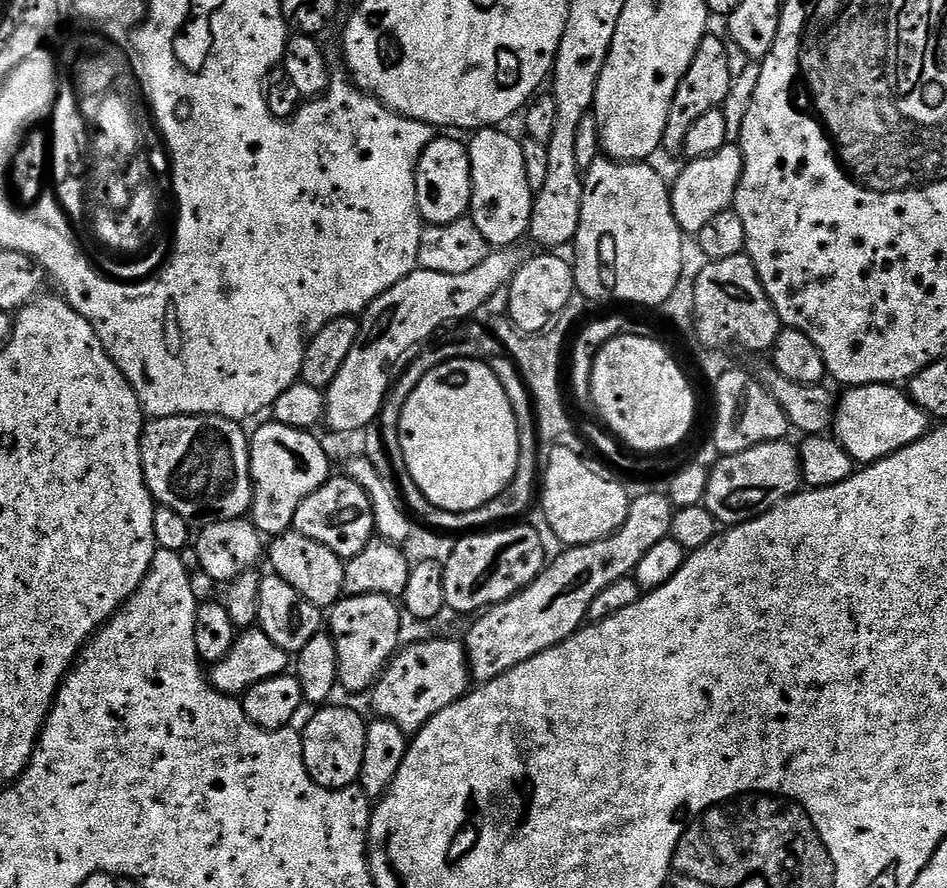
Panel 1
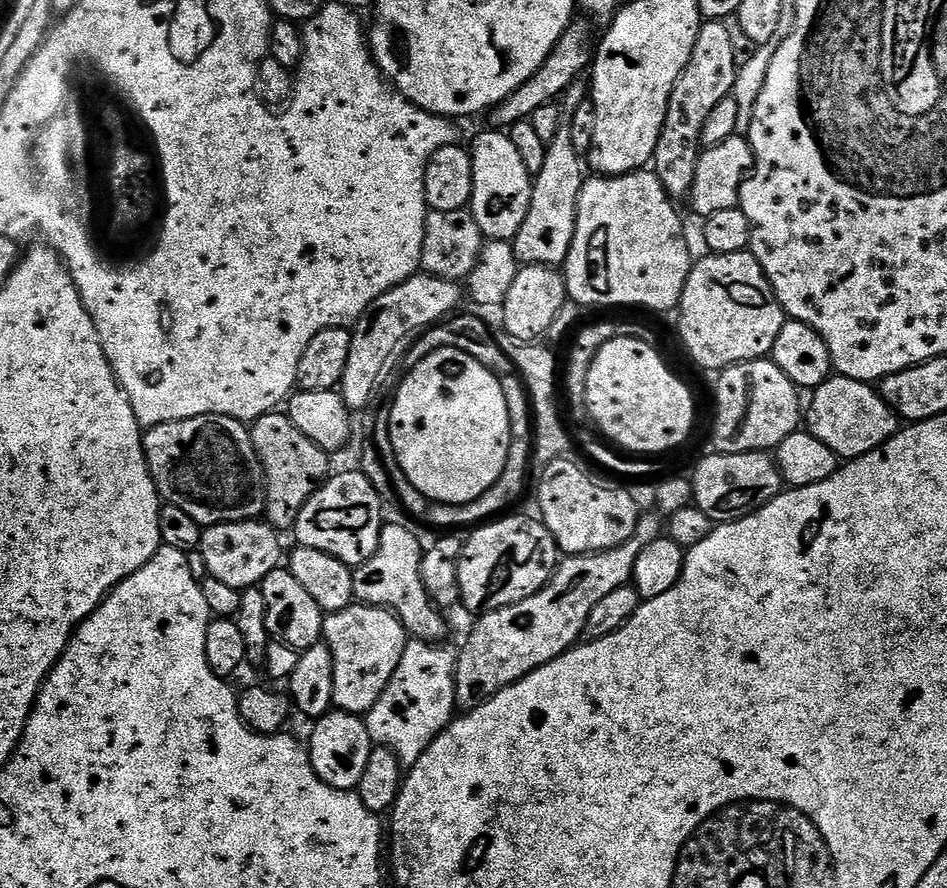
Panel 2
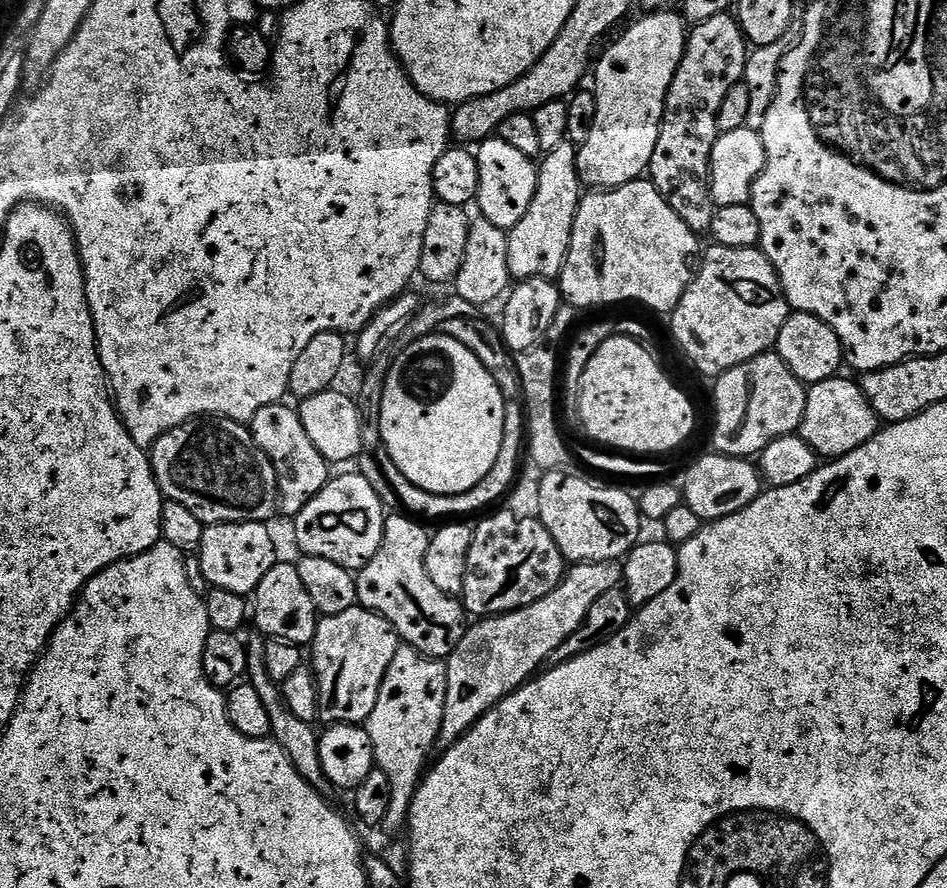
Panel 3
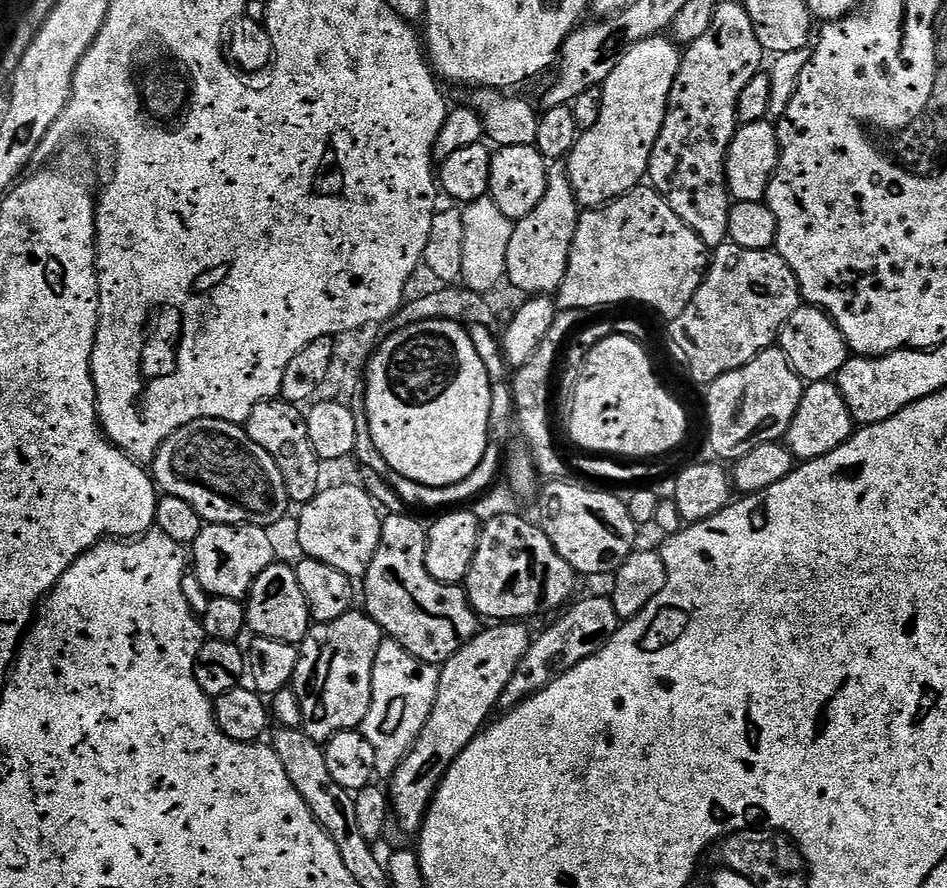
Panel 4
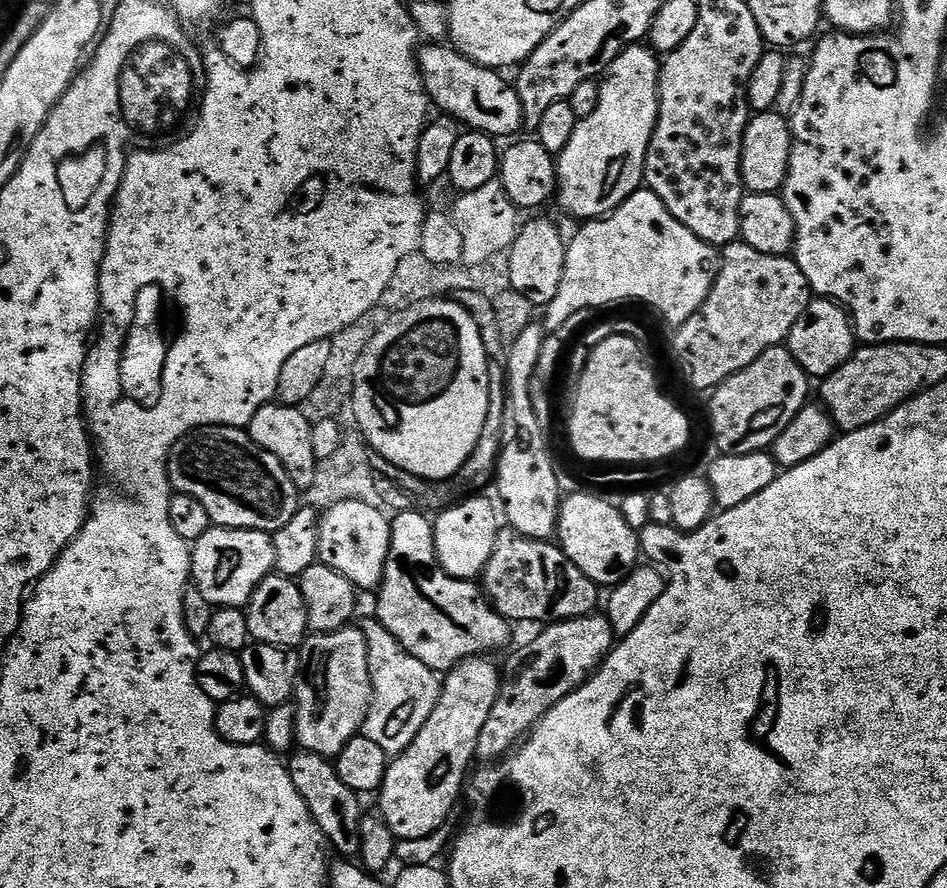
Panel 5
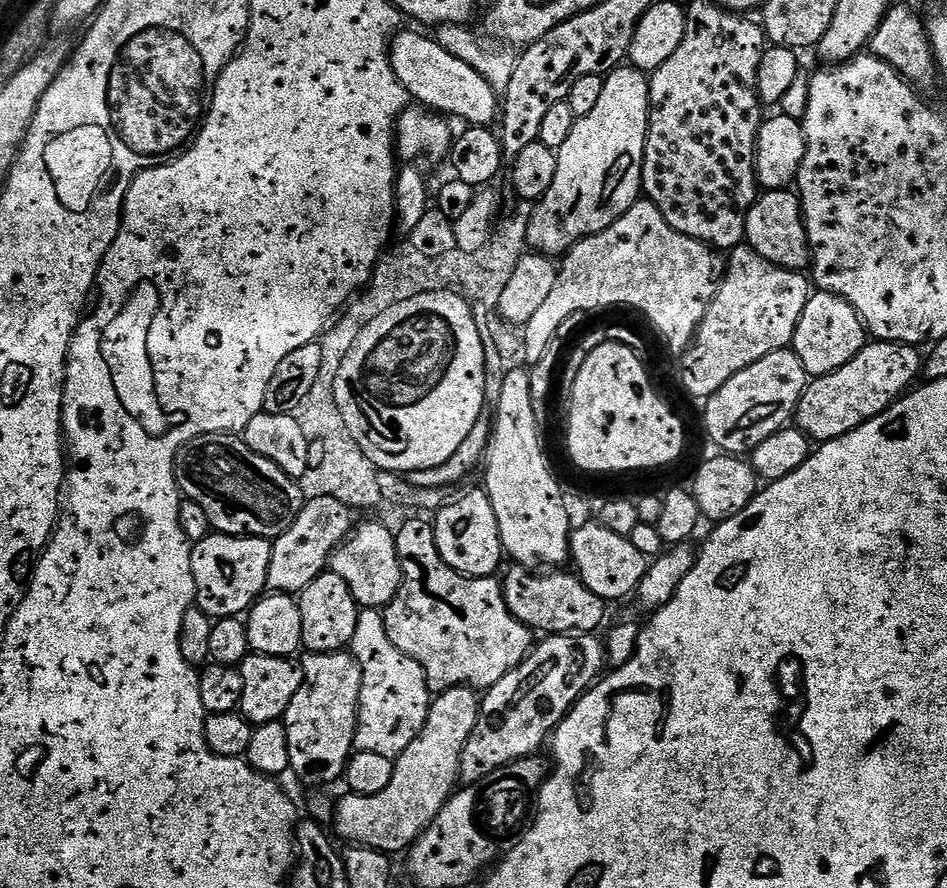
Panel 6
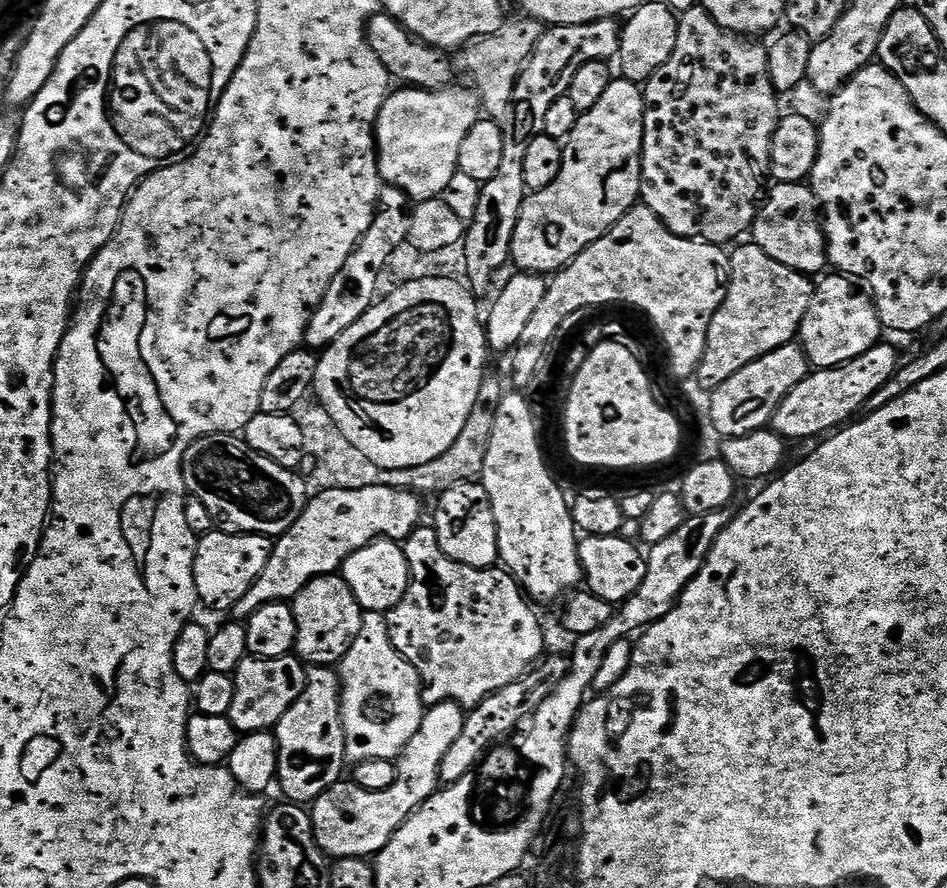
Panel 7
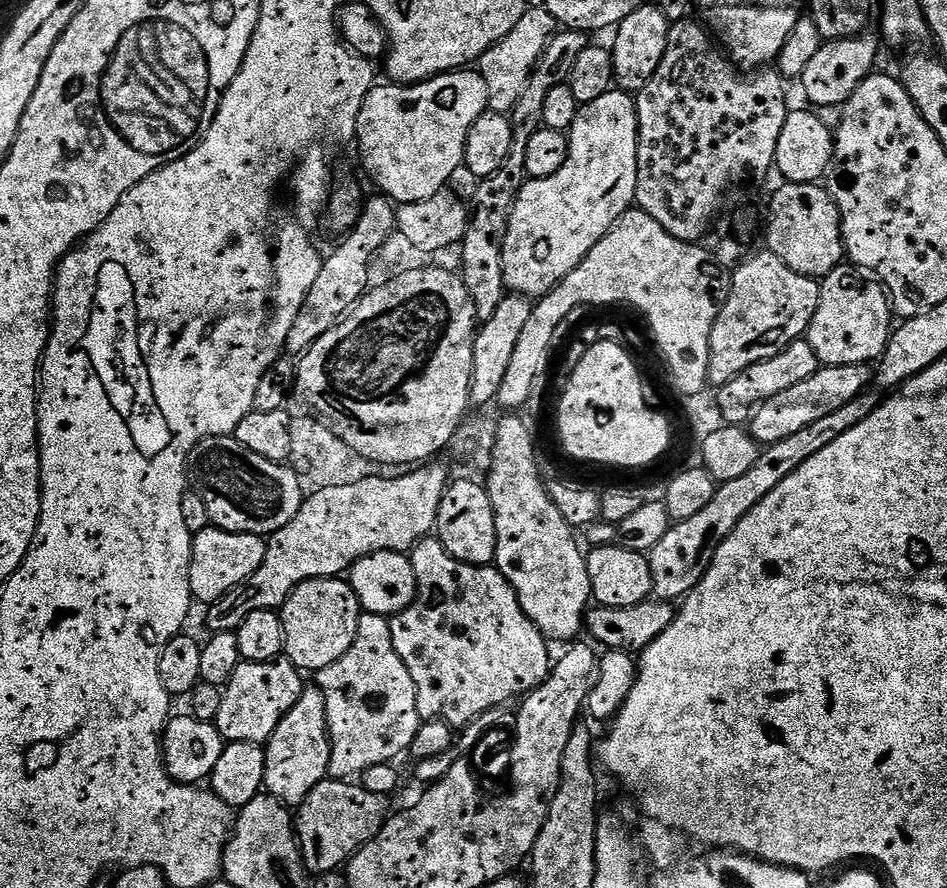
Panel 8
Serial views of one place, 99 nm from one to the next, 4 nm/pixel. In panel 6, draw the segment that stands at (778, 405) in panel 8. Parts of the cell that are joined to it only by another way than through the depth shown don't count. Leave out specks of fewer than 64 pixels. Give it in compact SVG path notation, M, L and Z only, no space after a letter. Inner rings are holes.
M889 340L865 343L863 350L850 362L846 362L846 366L825 376L809 379L796 407L795 427L799 428L809 441L823 442L842 438L858 426L881 416L921 379L920 352L919 347Z

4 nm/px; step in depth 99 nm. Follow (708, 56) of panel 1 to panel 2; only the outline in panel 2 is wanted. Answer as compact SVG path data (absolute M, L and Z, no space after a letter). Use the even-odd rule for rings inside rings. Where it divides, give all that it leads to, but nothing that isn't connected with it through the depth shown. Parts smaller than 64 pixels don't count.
M710 20L701 23L700 33L694 42L694 50L686 70L680 73L678 82L670 94L670 102L666 110L666 122L662 126L662 134L658 138L658 146L652 155L651 167L662 182L673 201L691 197L694 186L694 170L700 161L702 145L702 126L706 126L706 118L714 111L714 106L722 102L722 98L731 96L736 85L738 59L736 60L736 44L732 41L732 32L727 23Z

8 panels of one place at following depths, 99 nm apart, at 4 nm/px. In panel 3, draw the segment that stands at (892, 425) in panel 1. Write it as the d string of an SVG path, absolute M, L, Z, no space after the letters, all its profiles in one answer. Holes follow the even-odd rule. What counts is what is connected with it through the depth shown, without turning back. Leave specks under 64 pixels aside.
M843 375L831 376L808 388L806 410L798 434L814 449L817 457L845 456L858 446L870 442L878 431L878 417L855 379L843 380Z

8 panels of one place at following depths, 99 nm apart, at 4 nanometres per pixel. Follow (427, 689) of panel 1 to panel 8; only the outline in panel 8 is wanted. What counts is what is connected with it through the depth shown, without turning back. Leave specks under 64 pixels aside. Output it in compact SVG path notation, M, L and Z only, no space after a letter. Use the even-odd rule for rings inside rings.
M361 615L358 622L358 634L354 638L350 650L346 650L346 654L338 662L334 662L334 666L326 666L322 671L315 673L314 684L315 687L320 689L326 702L328 737L332 739L332 754L330 756L330 766L328 767L328 775L331 779L351 781L353 778L363 777L364 772L370 770L372 766L395 761L395 756L400 756L403 752L407 753L411 749L412 743L415 742L416 737L420 735L422 721L418 714L418 706L416 705L414 678L410 678L410 670L404 665L402 658L398 658L398 650L394 650L394 638L392 637L392 625L389 617Z

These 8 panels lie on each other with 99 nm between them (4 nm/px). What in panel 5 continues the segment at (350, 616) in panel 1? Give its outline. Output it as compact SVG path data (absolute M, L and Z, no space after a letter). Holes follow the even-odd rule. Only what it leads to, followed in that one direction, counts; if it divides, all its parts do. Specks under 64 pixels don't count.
M359 627L339 628L337 632L321 632L305 639L299 649L301 658L300 679L296 681L294 703L296 705L296 738L299 747L319 756L335 758L340 751L361 735L363 726L372 711L372 679L370 678L370 658L366 650L366 638Z

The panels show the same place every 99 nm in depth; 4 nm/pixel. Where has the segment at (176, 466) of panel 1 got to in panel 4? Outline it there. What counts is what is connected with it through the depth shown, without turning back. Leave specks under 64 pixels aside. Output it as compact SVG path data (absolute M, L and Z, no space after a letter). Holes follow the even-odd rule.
M195 420L179 428L158 450L150 472L161 493L190 502L210 524L253 524L271 529L290 509L282 470L239 424Z

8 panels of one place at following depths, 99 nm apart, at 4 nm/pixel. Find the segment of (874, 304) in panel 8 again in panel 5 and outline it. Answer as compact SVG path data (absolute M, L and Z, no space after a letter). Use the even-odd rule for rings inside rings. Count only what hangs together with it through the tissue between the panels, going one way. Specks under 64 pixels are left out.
M814 298L806 306L798 322L794 322L786 347L808 377L823 378L838 371L847 360L851 360L858 347L858 341L849 313L841 305L835 300Z

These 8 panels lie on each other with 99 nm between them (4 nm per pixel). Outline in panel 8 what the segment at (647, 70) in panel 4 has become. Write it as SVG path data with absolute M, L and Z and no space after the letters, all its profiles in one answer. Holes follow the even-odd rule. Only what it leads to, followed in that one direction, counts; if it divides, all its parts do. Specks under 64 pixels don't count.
M613 90L577 111L568 136L566 166L558 174L541 180L529 179L512 203L510 222L502 246L502 274L509 293L527 296L535 302L556 288L579 264L590 250L612 228L619 224L636 198L638 158L636 157L636 102L629 93Z

